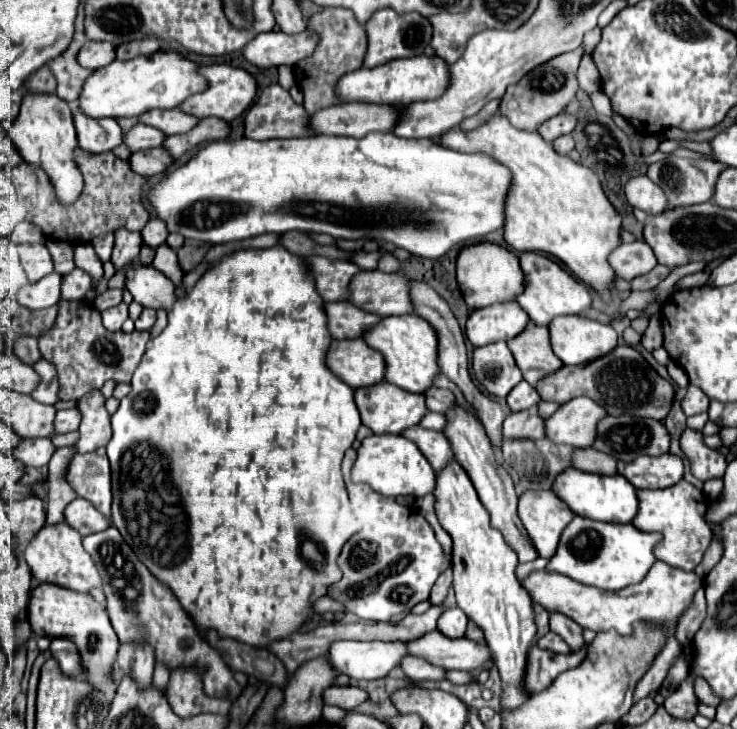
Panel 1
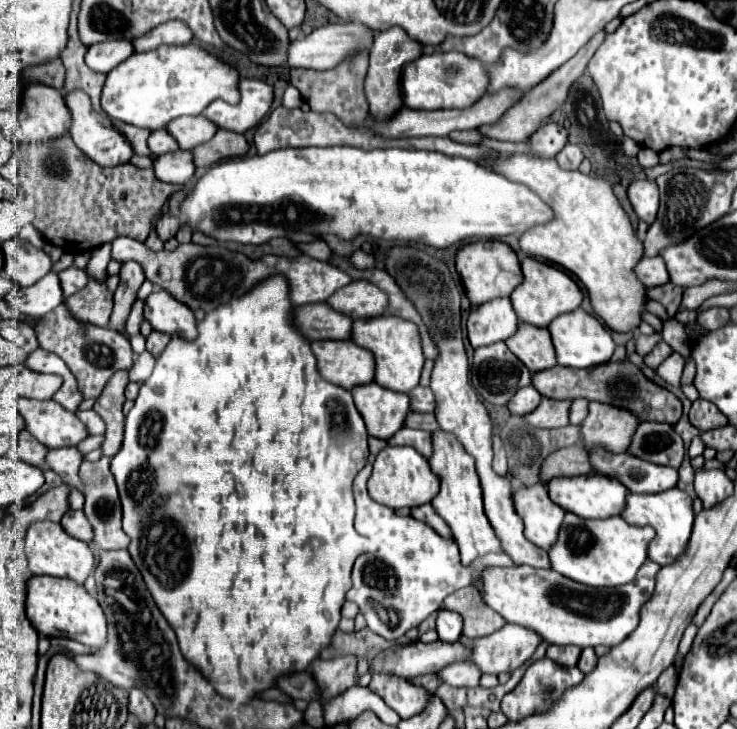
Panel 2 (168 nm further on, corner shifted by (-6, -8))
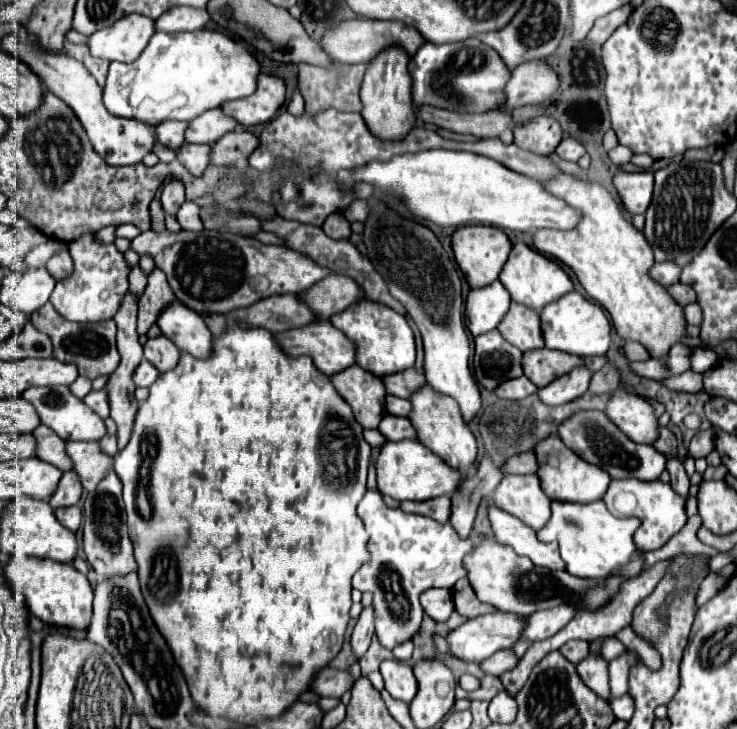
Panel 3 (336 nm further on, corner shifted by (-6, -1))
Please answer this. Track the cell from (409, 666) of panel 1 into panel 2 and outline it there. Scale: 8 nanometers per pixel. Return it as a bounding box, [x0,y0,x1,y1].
[437,663,479,687]

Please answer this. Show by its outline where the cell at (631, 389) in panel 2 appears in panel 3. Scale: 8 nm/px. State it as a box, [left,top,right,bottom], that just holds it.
[523,348,583,388]

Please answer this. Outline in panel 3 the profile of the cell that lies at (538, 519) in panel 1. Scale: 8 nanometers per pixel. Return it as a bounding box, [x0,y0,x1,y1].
[493,474,551,530]

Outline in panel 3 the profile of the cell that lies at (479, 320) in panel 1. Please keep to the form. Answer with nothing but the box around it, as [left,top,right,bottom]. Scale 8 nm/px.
[465,280,511,336]

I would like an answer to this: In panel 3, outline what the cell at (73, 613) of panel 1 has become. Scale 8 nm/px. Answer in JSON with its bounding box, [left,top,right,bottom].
[2,550,93,630]

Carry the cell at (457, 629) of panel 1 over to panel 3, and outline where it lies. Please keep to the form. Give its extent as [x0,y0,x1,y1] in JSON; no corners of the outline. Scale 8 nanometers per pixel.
[419,588,455,622]

